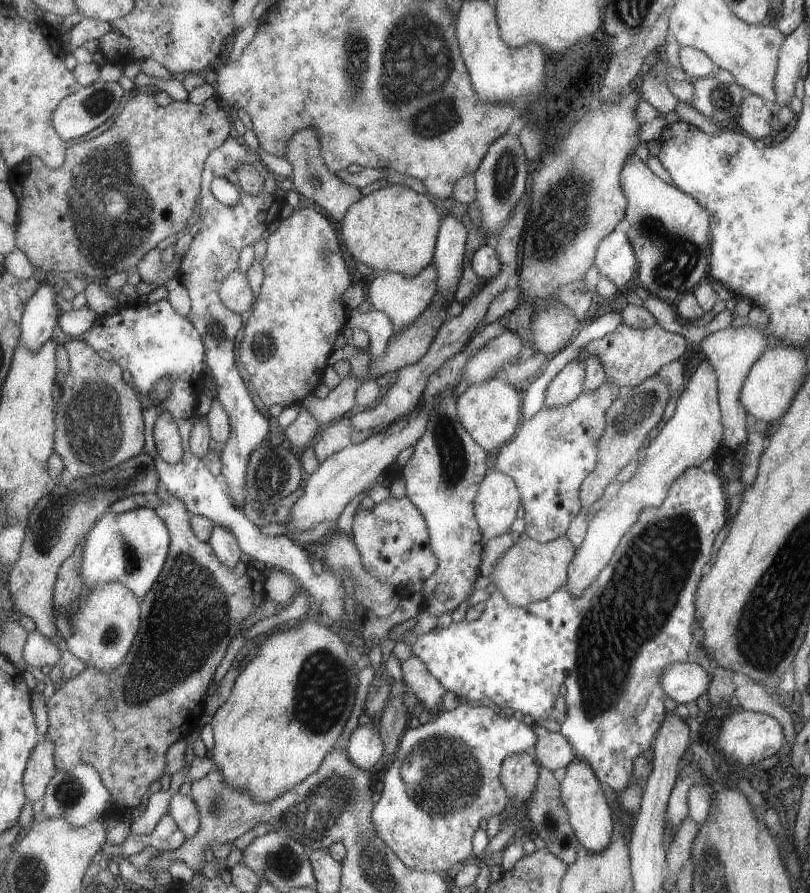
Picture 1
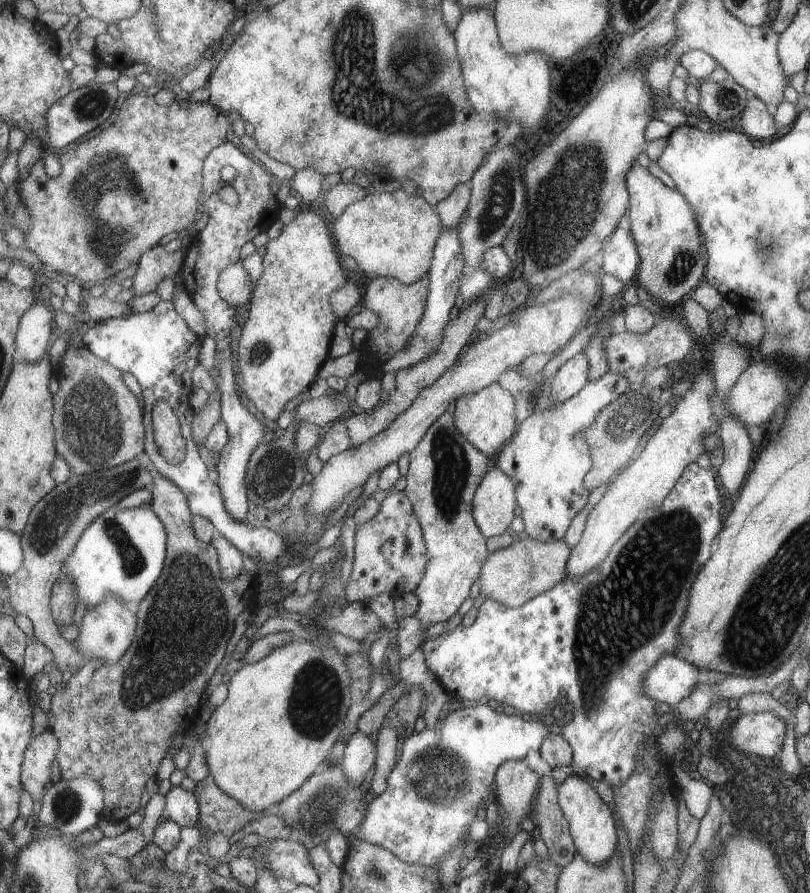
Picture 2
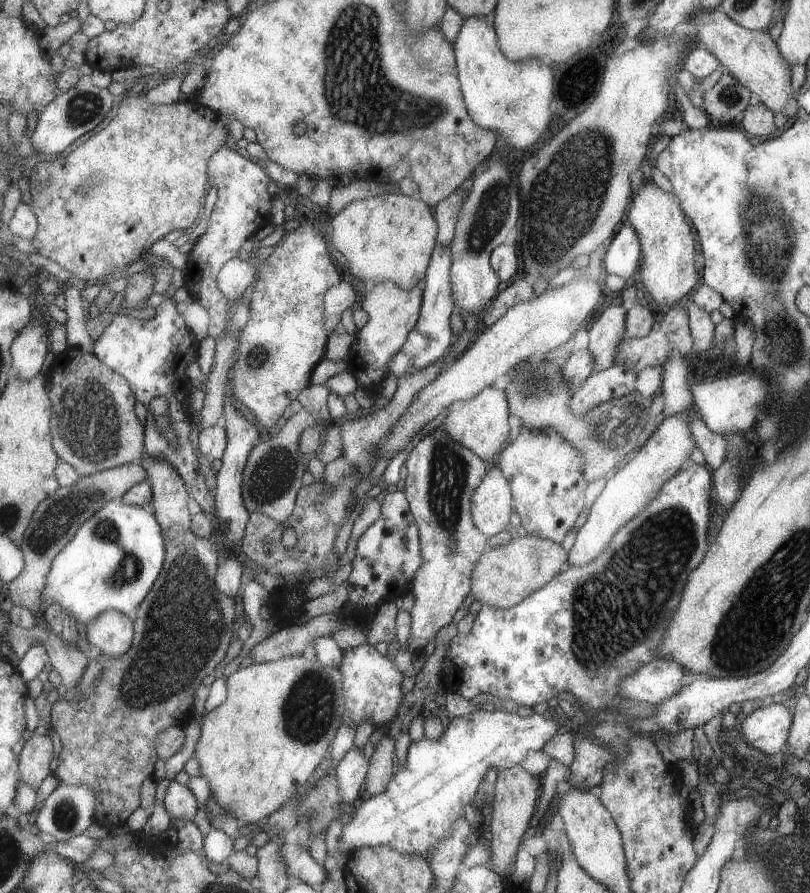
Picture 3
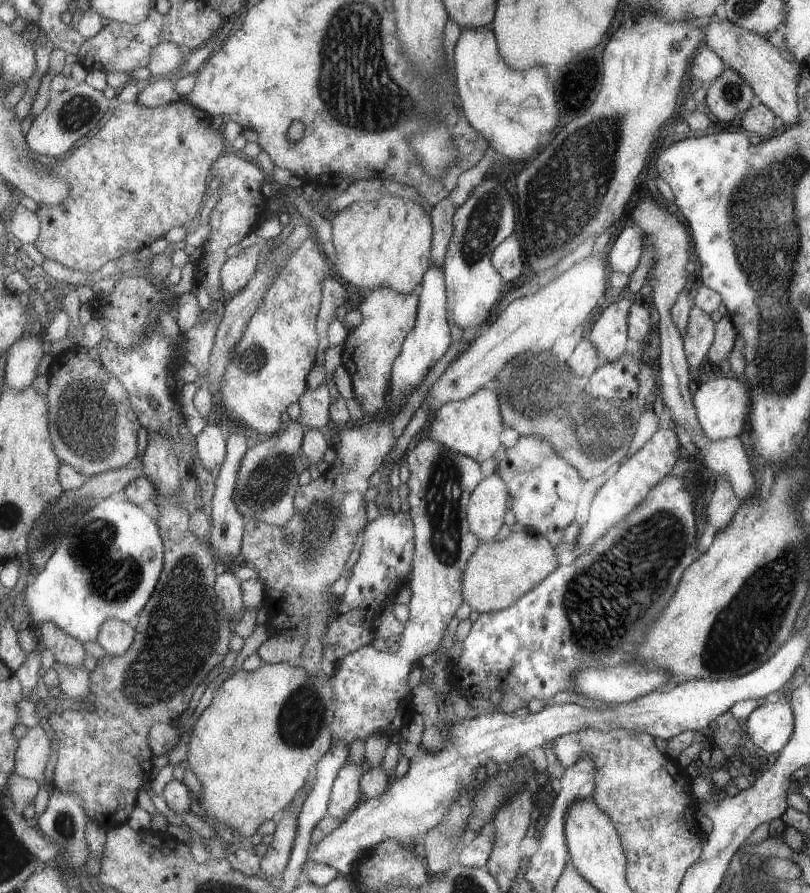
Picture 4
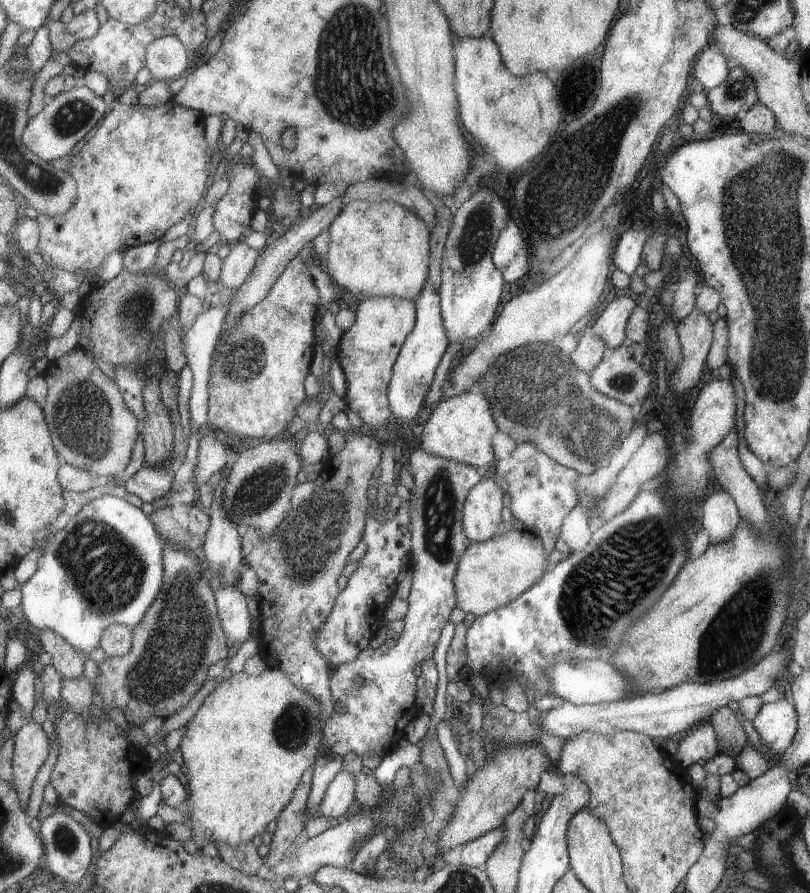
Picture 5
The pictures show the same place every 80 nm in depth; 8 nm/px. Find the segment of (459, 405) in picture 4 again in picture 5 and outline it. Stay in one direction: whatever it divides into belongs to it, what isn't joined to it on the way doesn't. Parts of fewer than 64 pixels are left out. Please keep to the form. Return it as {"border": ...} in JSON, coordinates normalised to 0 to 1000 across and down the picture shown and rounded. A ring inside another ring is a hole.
{"border":[[[577,439],[567,445],[543,449],[526,473],[517,494],[517,502],[527,508],[537,508],[552,515],[564,515],[572,520],[581,520],[586,524],[604,521],[609,515],[606,488],[611,486],[611,471],[606,468],[605,452],[596,439]]]}

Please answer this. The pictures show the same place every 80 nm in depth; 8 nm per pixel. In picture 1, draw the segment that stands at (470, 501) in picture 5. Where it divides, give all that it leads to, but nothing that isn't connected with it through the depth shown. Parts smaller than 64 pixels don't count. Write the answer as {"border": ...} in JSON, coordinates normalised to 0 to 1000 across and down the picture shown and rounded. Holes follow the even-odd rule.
{"border":[[[606,526],[596,535],[586,562],[596,605],[604,606],[626,597],[636,582],[636,571],[641,569],[638,549],[633,538],[616,526]]]}

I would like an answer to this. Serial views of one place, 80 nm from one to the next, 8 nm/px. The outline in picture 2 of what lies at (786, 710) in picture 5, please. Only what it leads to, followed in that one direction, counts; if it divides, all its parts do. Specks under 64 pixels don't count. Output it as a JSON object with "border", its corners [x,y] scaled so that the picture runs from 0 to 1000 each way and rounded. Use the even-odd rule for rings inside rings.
{"border":[[[954,797],[909,800],[900,812],[901,832],[920,844],[952,849],[965,838],[969,810]]]}

